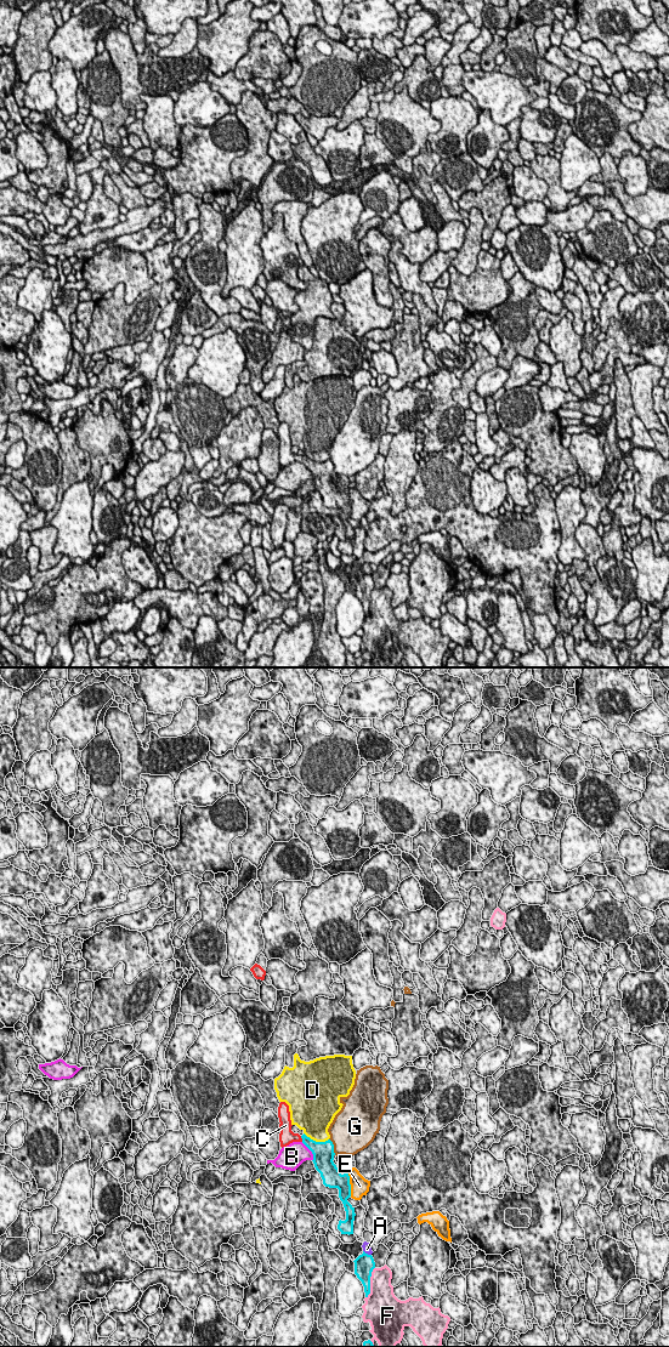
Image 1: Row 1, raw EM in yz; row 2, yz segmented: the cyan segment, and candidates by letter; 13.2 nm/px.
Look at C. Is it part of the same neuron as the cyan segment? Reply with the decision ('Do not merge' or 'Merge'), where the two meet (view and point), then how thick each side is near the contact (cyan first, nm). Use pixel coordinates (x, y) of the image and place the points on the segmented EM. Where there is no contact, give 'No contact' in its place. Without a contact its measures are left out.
Merge. Touches cyan at yz (301, 1137). Thickness 160 nm (cyan) against 200 nm

